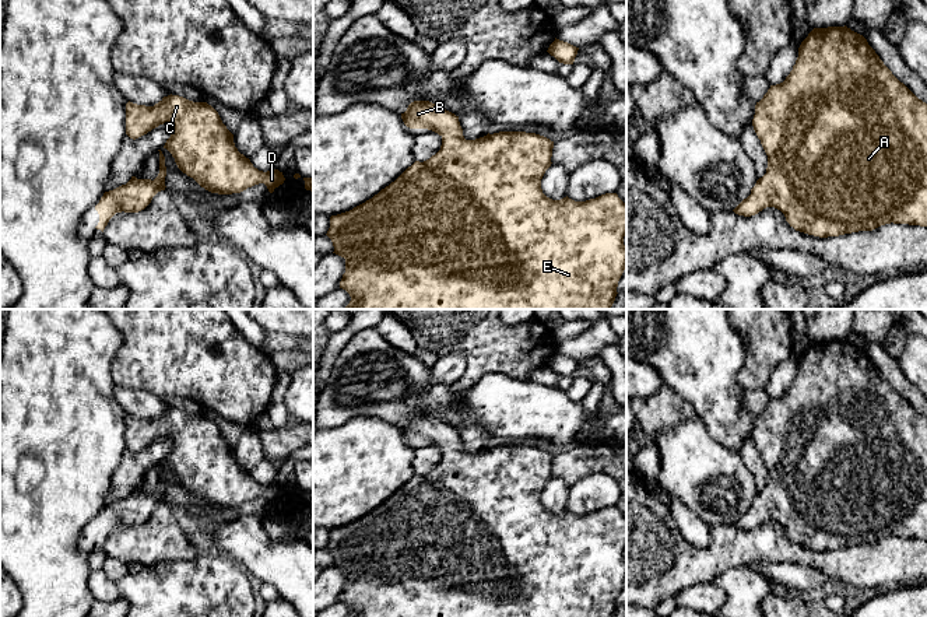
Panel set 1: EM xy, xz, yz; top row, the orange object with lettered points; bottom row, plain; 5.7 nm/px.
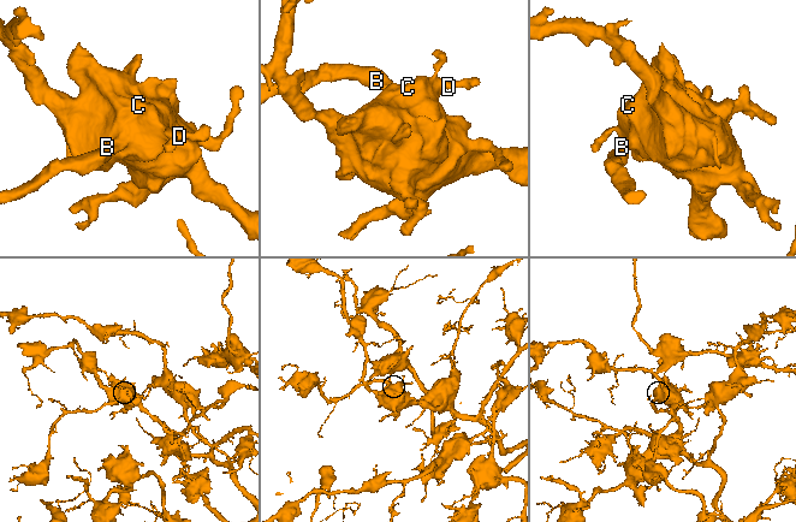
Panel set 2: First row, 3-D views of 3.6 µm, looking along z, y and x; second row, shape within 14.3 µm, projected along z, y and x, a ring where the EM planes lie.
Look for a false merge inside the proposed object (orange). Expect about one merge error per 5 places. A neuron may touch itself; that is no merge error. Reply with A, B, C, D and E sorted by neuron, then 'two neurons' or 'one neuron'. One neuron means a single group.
A B C D E | one neuron

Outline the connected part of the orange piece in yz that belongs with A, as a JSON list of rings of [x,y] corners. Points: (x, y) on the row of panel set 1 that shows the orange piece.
[[[846,25],[814,28],[808,34],[798,48],[798,57],[786,80],[770,85],[763,98],[756,102],[752,126],[768,155],[768,168],[751,189],[751,194],[733,210],[735,214],[751,217],[766,207],[775,207],[784,214],[786,221],[796,231],[819,238],[872,231],[891,222],[927,227],[927,104],[892,74],[863,35]]]

